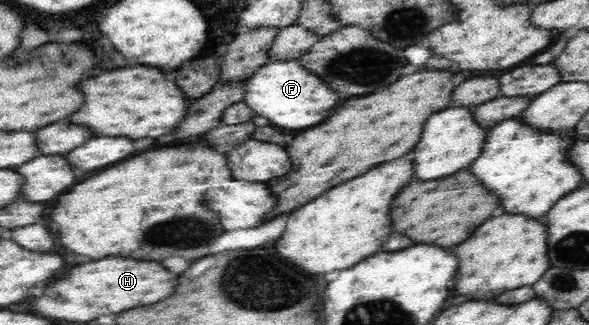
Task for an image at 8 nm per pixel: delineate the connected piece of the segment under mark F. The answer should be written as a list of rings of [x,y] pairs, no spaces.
[[[293,59],[271,61],[259,68],[245,83],[243,100],[255,114],[266,117],[275,126],[289,130],[305,130],[327,120],[327,116],[335,112],[339,96],[319,76],[299,64],[298,59]]]

